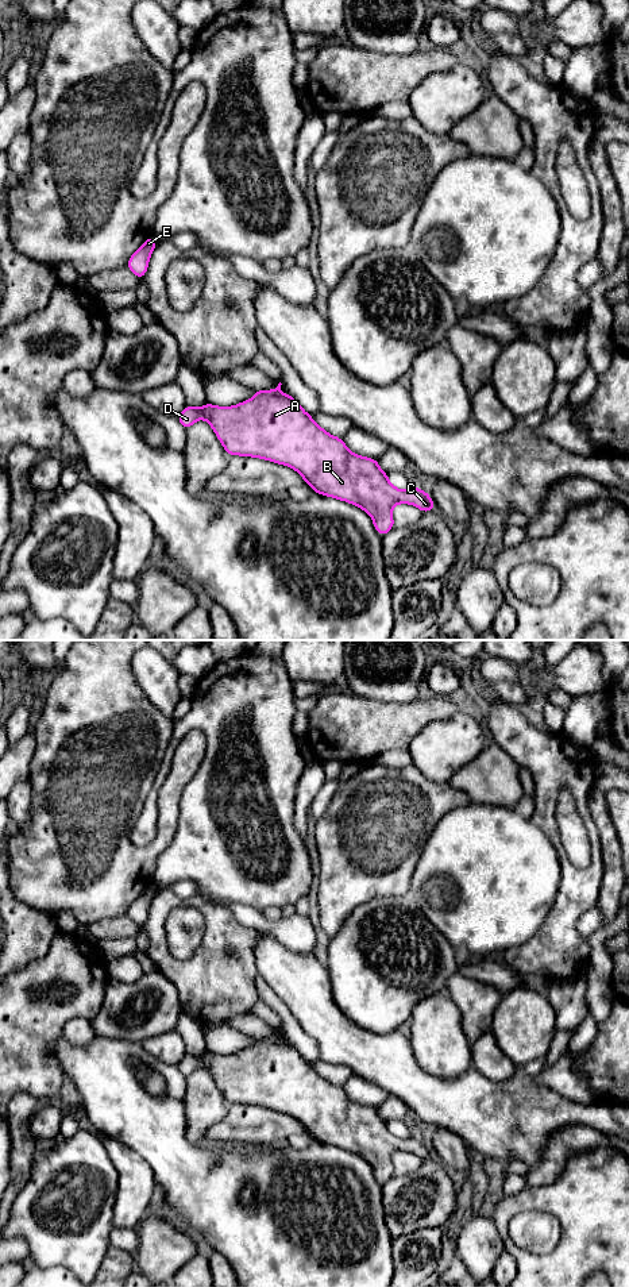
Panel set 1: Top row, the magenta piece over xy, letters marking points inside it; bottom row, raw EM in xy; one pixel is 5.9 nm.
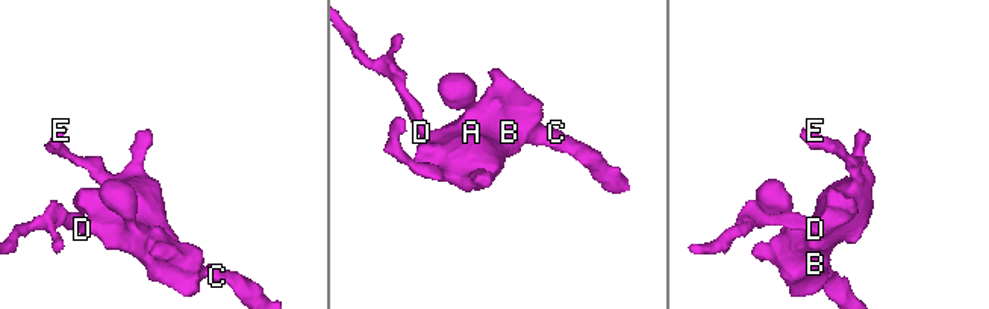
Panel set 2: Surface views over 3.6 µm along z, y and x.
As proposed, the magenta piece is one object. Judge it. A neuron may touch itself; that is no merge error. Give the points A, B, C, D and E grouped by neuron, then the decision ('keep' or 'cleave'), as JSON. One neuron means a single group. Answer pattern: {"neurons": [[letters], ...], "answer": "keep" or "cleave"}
{"neurons": [["A", "B", "C", "D", "E"]], "answer": "keep"}

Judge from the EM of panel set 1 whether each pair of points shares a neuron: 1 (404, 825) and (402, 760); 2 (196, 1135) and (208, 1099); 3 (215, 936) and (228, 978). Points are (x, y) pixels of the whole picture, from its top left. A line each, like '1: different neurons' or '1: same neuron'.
1: different neurons
2: same neuron
3: same neuron

